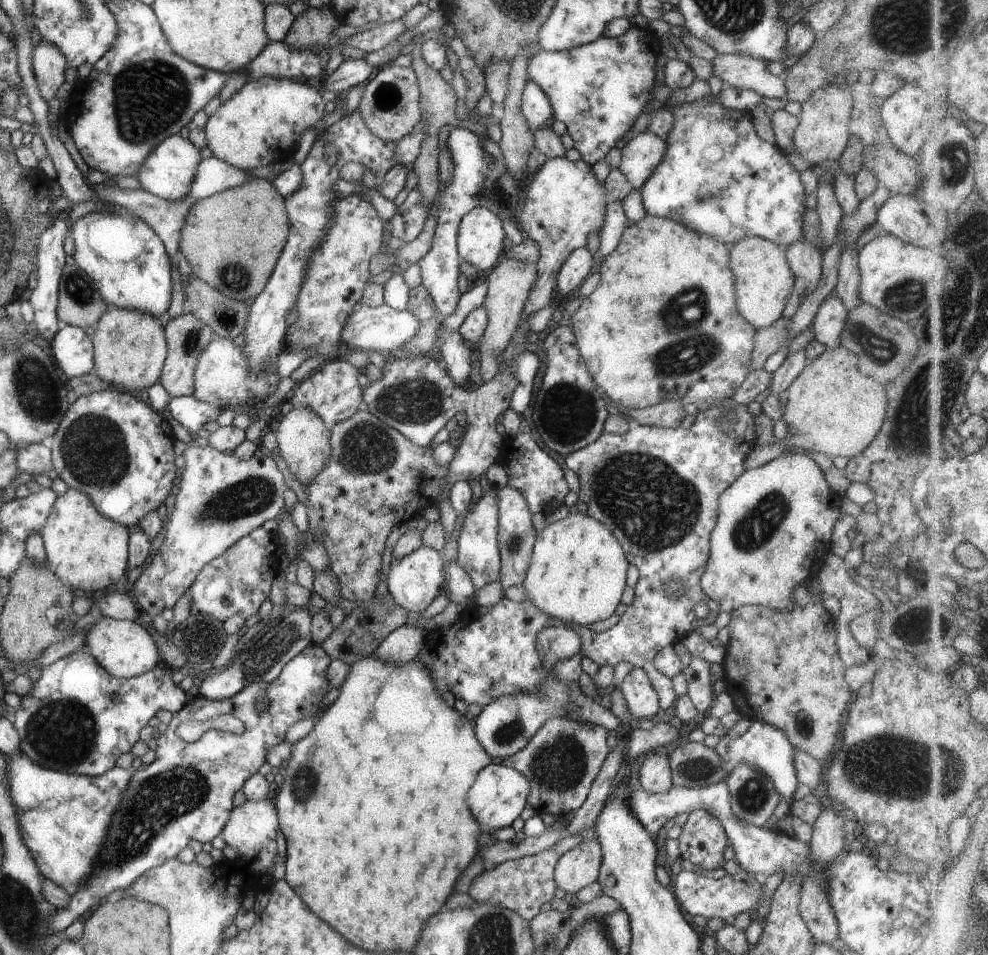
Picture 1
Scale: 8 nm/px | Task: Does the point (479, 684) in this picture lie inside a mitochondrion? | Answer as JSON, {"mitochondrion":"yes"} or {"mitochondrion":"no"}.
{"mitochondrion":"no"}

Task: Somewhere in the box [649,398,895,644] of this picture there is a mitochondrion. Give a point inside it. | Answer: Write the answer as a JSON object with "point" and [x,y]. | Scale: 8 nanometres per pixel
{"point":[756,529]}

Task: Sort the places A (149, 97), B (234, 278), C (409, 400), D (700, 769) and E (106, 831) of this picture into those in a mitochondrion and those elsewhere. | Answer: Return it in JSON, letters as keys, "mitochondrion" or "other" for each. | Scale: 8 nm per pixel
{"A":"mitochondrion","B":"mitochondrion","C":"mitochondrion","D":"mitochondrion","E":"mitochondrion"}

